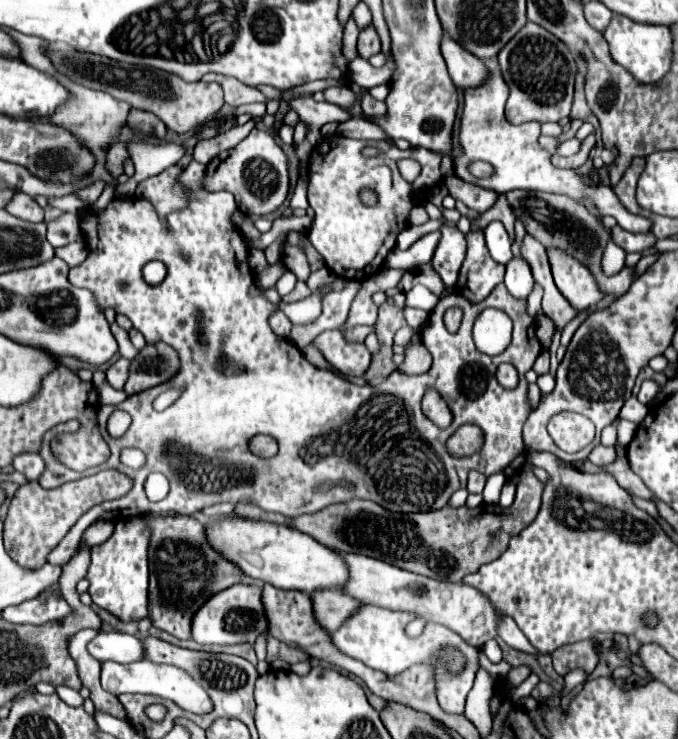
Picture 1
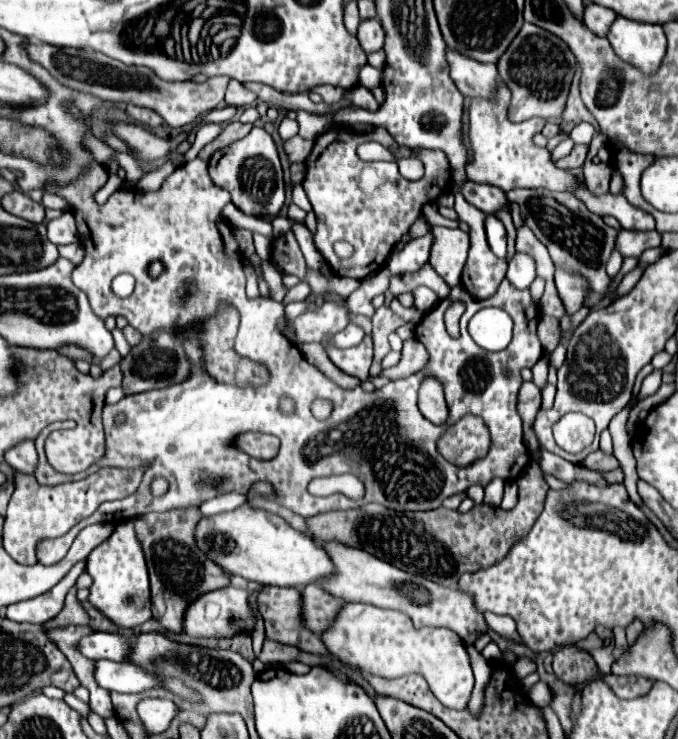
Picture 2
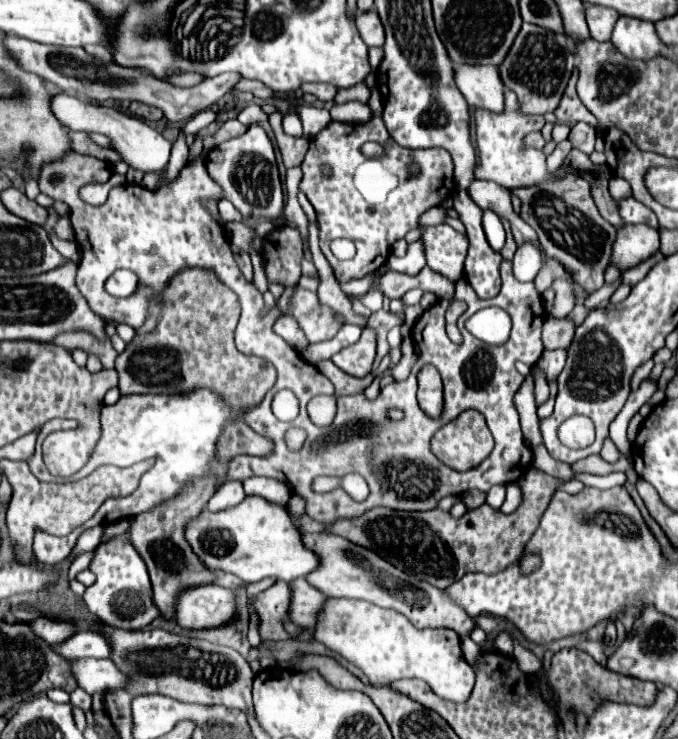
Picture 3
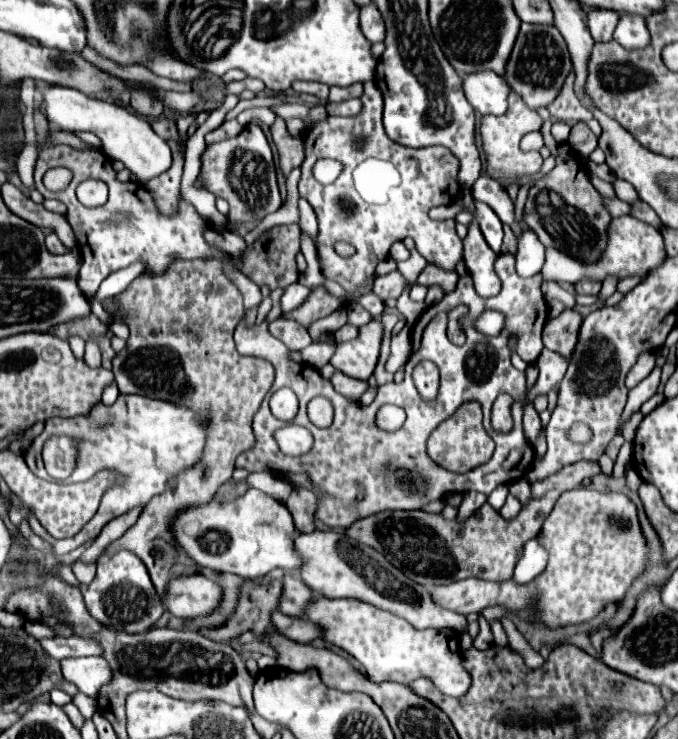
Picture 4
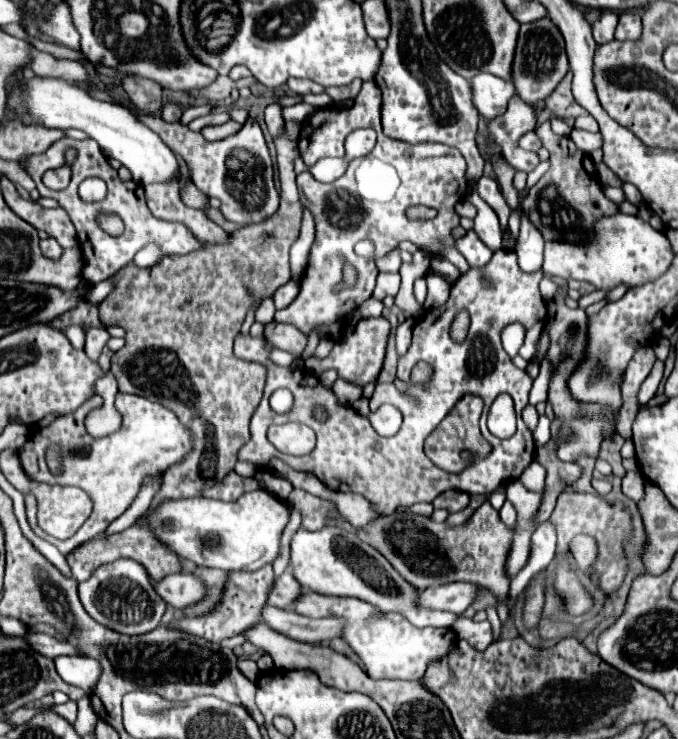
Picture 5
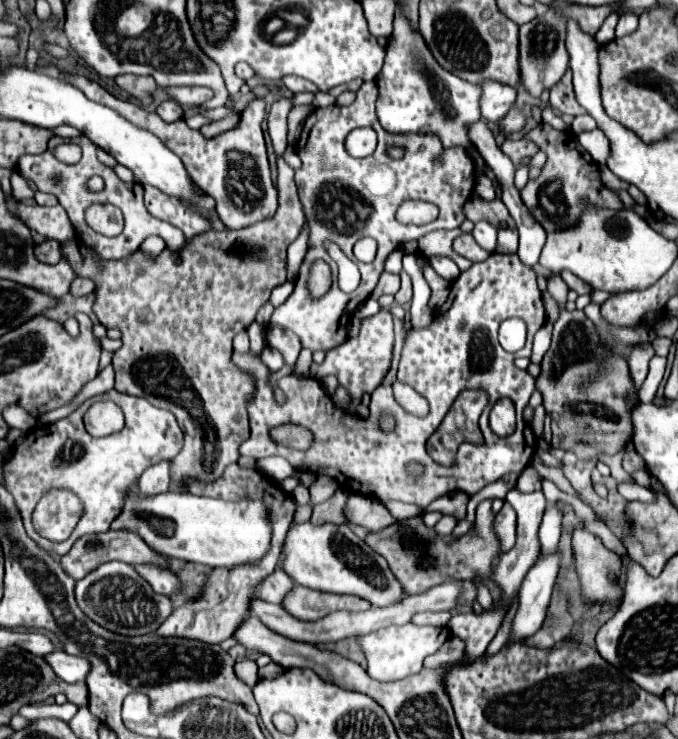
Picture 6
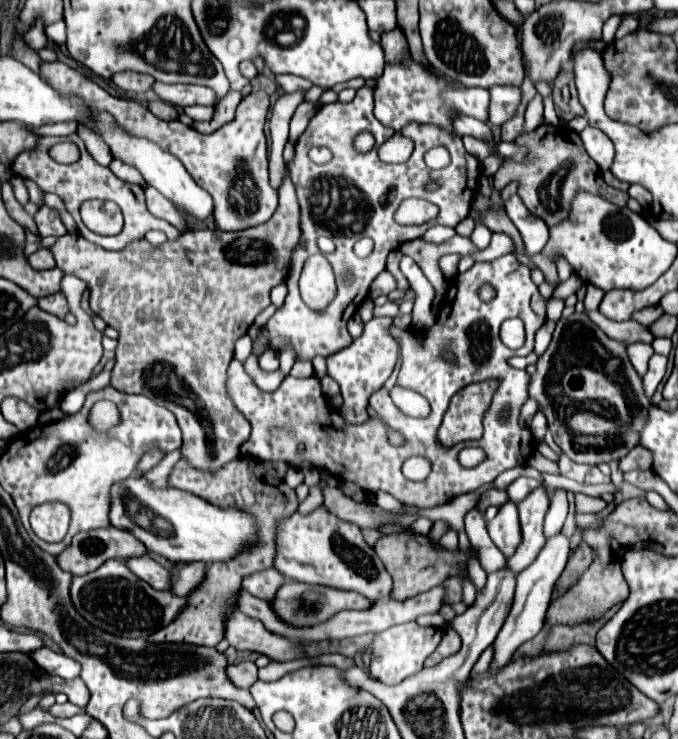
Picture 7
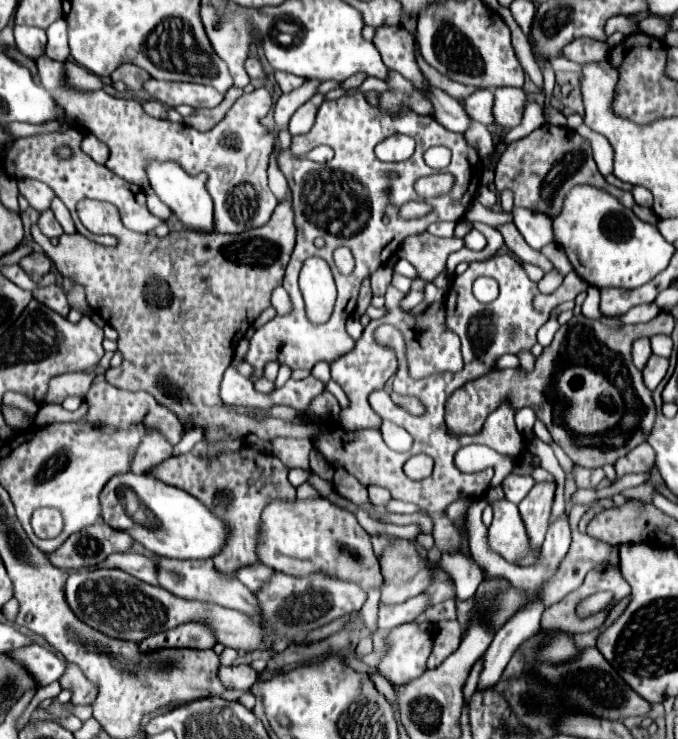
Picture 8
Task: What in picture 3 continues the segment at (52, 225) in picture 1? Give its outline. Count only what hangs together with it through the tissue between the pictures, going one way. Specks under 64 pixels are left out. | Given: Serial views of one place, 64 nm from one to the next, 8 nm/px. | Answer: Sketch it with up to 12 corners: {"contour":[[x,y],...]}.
{"contour":[[68,216],[56,222],[54,232],[60,238],[72,238],[72,224]]}

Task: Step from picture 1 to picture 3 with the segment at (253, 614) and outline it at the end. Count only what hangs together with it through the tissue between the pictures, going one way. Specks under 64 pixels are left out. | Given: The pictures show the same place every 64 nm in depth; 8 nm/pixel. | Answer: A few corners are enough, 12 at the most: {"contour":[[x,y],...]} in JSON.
{"contour":[[216,584],[176,598],[182,628],[212,628],[234,618],[234,596]]}

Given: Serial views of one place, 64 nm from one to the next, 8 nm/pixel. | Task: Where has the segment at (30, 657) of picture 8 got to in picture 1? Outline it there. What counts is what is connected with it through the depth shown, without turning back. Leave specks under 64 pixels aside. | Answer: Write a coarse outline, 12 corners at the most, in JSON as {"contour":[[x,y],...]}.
{"contour":[[102,662],[100,682],[114,696],[156,694],[188,712],[212,700],[180,668]]}

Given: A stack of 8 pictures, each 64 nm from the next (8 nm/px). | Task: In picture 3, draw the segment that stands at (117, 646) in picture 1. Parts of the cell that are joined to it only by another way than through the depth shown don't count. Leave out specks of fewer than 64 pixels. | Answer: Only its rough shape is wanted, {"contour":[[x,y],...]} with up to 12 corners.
{"contour":[[78,632],[50,646],[66,660],[108,658],[100,632]]}

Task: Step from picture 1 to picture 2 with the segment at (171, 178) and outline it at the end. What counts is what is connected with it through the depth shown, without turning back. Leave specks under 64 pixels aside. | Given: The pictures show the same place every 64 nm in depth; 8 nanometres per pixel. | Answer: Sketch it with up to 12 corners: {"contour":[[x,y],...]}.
{"contour":[[172,164],[154,168],[142,176],[138,188],[154,192],[172,172]]}

